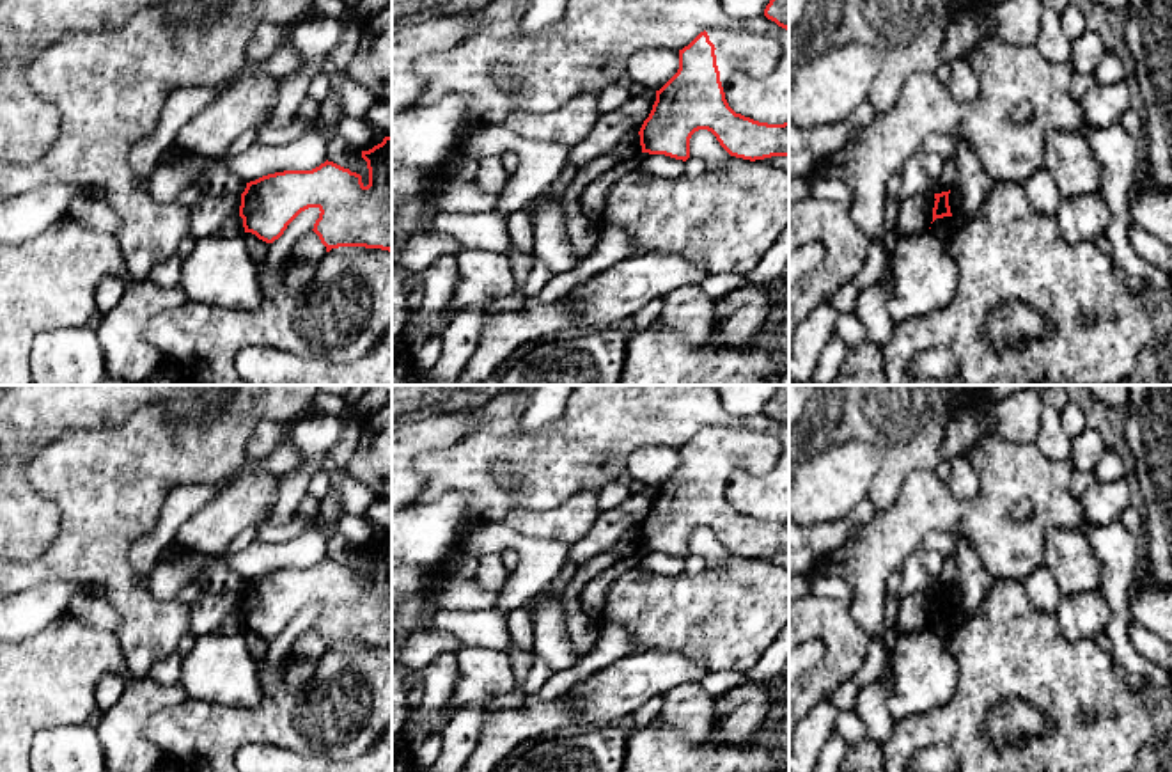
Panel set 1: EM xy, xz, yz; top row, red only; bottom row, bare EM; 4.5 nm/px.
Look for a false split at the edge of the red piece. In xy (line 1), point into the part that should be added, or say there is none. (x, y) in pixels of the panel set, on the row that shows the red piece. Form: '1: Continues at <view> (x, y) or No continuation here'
1: No continuation here

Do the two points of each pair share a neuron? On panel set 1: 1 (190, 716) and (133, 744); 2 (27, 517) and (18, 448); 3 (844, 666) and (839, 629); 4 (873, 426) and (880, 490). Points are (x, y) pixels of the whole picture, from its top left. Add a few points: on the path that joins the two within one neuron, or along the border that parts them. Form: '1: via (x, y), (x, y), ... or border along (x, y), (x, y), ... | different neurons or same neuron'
1: border along (174, 705), (146, 726), (146, 737), (162, 753) | different neurons
2: via (18, 499), (18, 465) | same neuron
3: via (844, 657), (843, 638) | same neuron
4: via (889, 442), (890, 474) | same neuron

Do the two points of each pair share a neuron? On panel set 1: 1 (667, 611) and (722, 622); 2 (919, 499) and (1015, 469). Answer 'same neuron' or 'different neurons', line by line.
1: same neuron
2: same neuron

